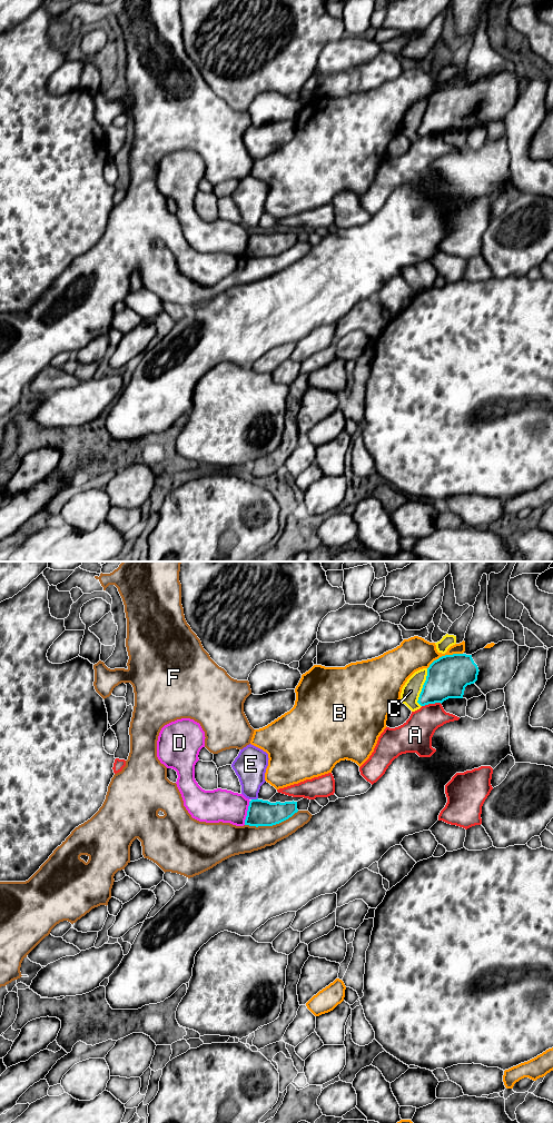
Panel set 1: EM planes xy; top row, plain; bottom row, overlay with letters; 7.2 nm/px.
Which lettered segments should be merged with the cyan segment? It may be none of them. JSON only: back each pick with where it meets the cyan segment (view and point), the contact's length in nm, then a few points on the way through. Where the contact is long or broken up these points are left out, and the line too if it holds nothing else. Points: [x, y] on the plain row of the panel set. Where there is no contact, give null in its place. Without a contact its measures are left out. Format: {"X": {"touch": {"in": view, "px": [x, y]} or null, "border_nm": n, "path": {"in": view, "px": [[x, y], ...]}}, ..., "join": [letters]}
{"join": []}

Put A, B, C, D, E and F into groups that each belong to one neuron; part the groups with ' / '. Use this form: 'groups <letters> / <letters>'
groups A / B / C / D F / E

